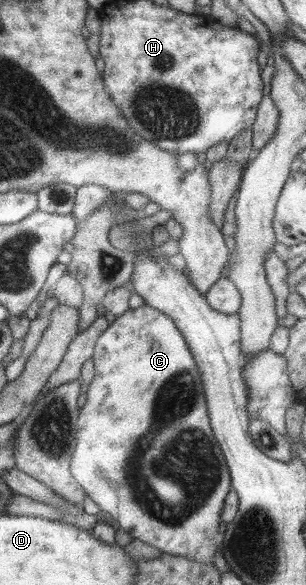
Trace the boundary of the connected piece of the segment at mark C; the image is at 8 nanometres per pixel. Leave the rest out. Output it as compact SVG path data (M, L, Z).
M144 304L136 309L128 309L123 315L111 318L108 328L96 341L92 362L95 366L95 375L86 393L87 401L79 410L79 420L76 424L78 427L76 445L70 467L76 482L101 510L112 516L114 525L128 532L132 538L138 538L138 540L158 548L162 553L185 556L198 562L214 563L216 550L221 545L221 534L218 532L218 528L222 521L225 498L233 488L229 466L209 420L201 372L183 334L166 314Z

